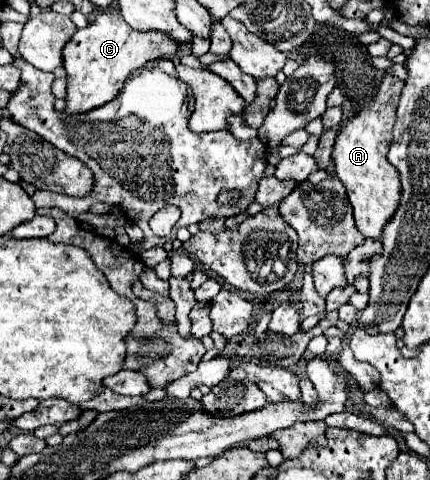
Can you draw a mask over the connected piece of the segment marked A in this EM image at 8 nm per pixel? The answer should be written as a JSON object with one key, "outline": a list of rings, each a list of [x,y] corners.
{"outline":[[[385,74],[373,100],[367,102],[351,120],[347,120],[347,124],[339,126],[331,152],[335,176],[343,182],[347,190],[357,228],[365,238],[381,238],[381,230],[393,216],[401,196],[399,174],[385,158],[391,140],[391,128],[395,124],[395,110],[401,96],[401,88],[403,80]]]}

